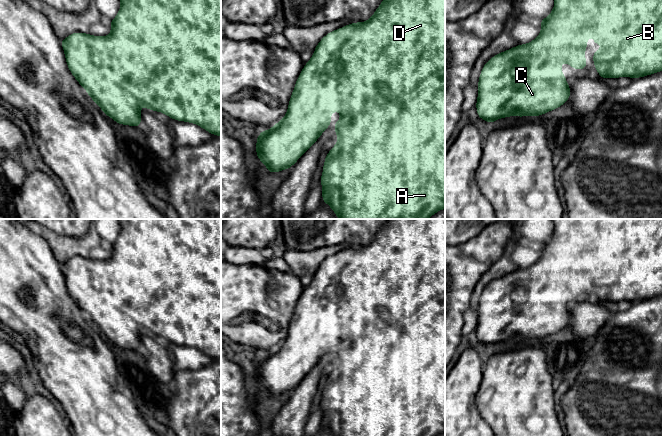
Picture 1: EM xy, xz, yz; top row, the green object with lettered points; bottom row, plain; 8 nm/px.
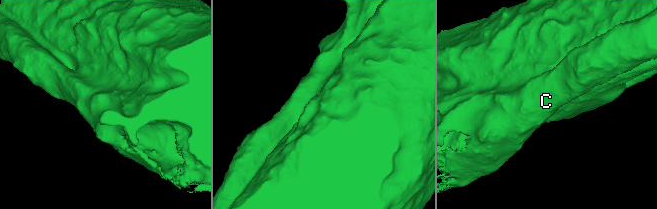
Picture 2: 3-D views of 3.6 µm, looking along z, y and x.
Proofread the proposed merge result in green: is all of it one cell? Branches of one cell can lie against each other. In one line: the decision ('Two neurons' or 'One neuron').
One neuron

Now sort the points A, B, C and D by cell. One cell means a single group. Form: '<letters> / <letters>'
A B C D

